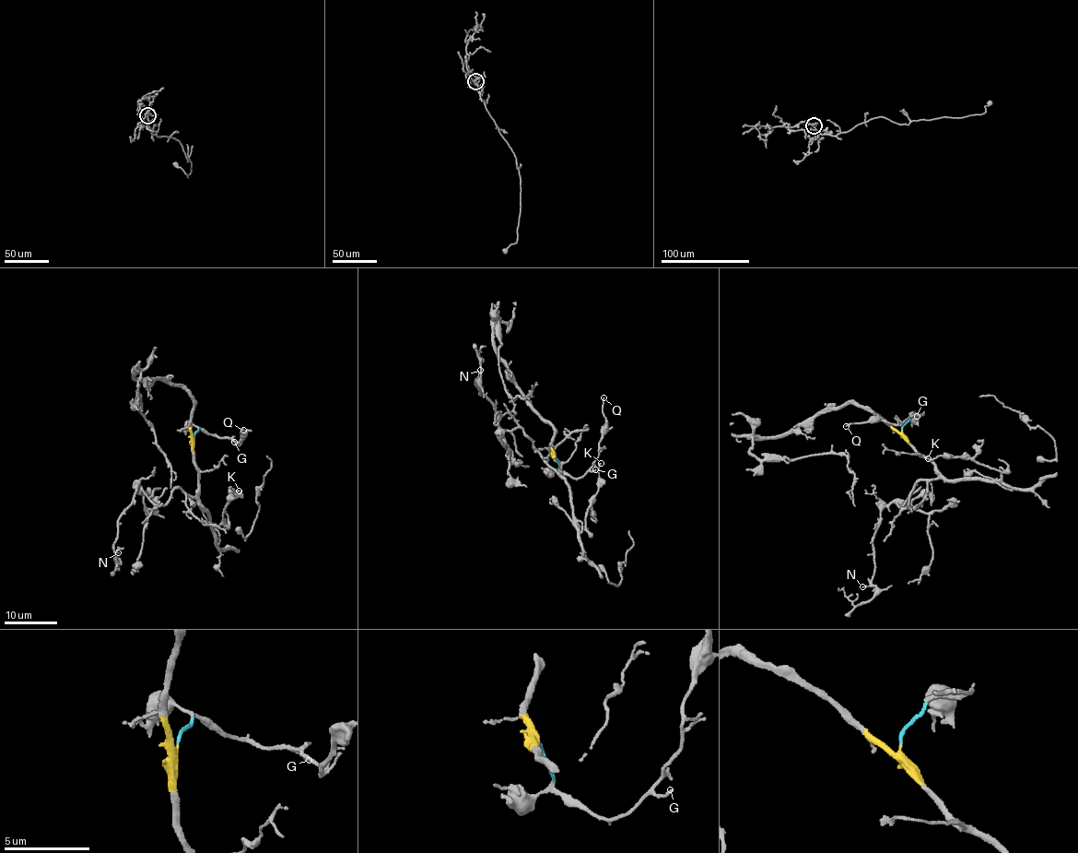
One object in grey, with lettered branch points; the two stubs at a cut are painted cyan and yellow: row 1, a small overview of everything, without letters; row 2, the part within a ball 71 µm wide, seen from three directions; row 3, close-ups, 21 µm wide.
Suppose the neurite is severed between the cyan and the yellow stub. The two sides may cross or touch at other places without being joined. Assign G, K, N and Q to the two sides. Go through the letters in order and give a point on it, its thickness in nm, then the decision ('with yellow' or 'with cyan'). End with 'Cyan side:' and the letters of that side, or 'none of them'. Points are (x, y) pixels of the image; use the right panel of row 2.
G: place (917, 416); calibre 160 nm; with cyan
K: place (928, 458); calibre 130 nm; with yellow
N: place (862, 586); calibre 140 nm; with yellow
Q: place (846, 426); calibre 120 nm; with cyan
Cyan side: G, Q

